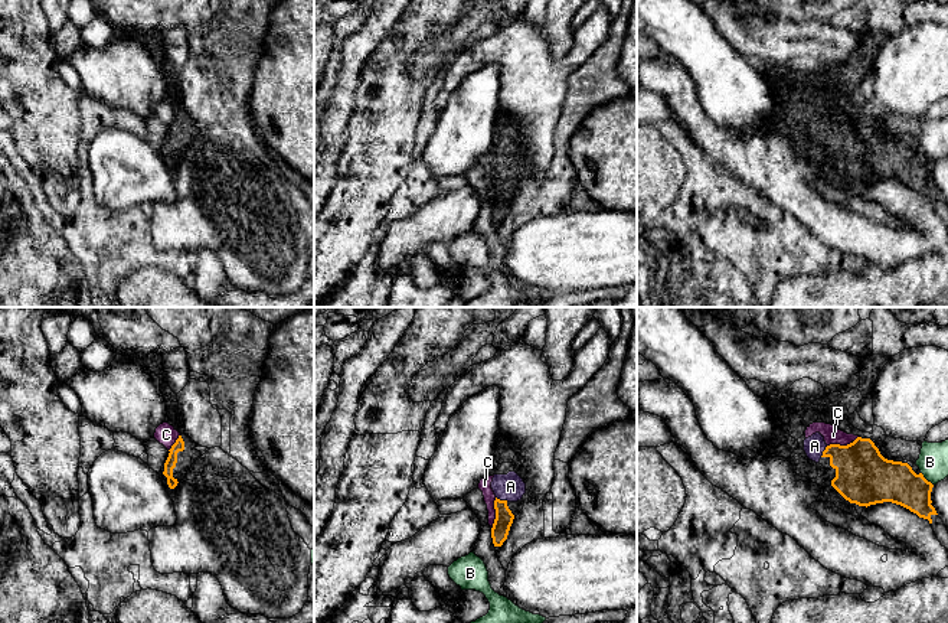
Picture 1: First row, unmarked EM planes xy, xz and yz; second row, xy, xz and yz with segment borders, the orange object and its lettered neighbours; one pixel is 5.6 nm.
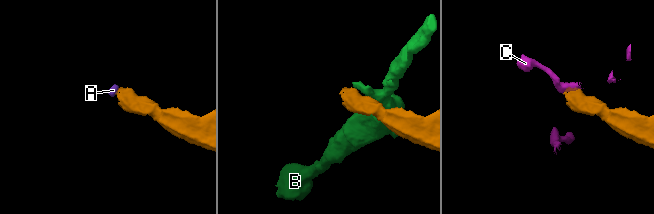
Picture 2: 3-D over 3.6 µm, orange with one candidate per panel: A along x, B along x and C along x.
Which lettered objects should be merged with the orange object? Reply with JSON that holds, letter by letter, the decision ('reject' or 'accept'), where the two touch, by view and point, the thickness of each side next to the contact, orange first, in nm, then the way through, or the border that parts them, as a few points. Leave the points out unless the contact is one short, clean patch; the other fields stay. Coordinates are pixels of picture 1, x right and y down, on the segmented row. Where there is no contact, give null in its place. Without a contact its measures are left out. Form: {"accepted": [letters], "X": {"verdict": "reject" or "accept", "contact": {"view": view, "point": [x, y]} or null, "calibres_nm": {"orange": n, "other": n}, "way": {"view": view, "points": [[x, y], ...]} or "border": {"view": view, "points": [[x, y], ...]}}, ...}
{"accepted": ["A"], "A": {"verdict": "accept", "contact": {"view": "xz", "point": [502, 501]}, "calibres_nm": {"orange": 100, "other": 150}, "way": {"view": "xz", "points": [[503, 521], [502, 501], [503, 493], [510, 486]]}}, "B": {"verdict": "reject", "contact": {"view": "yz", "point": [925, 479]}, "calibres_nm": {"orange": 240, "other": 170}, "border": {"view": "yz", "points": [[921, 472], [932, 485]]}}, "C": {"verdict": "reject", "contact": {"view": "xz", "point": [496, 514]}, "calibres_nm": {"orange": 100, "other": 70}, "border": {"view": "xz", "points": [[496, 498], [492, 528]]}}}

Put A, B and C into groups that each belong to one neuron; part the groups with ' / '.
A / B C

